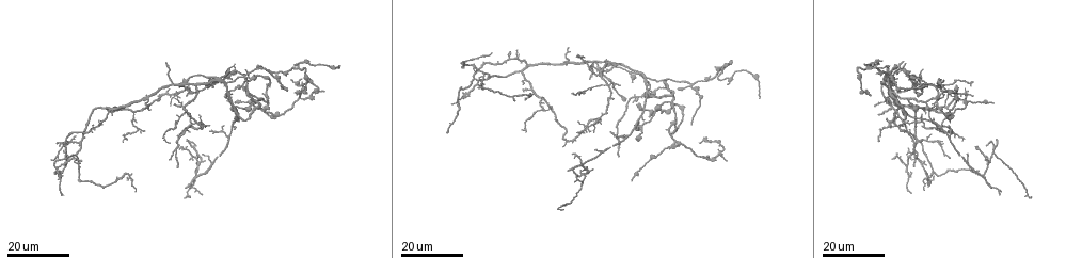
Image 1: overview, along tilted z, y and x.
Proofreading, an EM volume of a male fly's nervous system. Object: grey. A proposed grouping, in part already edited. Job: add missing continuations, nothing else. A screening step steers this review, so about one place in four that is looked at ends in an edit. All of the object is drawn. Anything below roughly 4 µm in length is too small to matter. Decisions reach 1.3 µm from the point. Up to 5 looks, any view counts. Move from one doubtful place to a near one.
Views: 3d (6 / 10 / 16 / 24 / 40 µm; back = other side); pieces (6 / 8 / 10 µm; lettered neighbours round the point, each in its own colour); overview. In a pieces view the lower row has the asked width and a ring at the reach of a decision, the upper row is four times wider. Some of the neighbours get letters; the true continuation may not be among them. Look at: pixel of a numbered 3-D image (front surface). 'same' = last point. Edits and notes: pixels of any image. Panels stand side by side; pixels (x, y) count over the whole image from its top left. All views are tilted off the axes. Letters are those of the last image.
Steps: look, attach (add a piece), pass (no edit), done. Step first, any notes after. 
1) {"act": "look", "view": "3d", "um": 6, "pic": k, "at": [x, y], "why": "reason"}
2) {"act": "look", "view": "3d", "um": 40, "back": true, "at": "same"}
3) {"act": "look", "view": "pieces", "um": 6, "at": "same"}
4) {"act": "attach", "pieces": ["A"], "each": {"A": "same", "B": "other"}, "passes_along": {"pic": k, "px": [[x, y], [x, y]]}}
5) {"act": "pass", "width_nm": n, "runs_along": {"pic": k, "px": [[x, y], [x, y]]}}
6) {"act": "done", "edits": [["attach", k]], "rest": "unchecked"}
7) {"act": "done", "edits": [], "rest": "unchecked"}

{"act": "look", "view": "3d", "um": 24, "pic": 1, "at": [187, 142], "why": "an open end"}

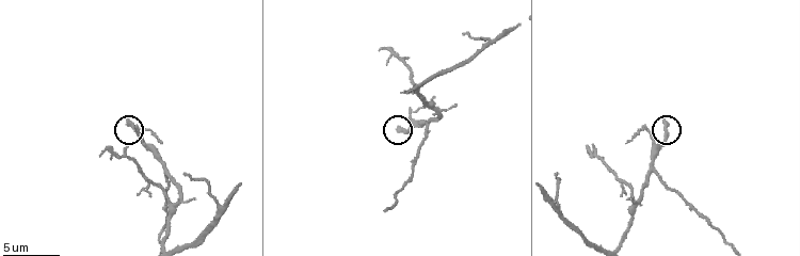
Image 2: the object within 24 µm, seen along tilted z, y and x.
{"act": "look", "view": "pieces", "um": 6, "pic": 2, "at": [397, 126], "why": "see the neighbours"}

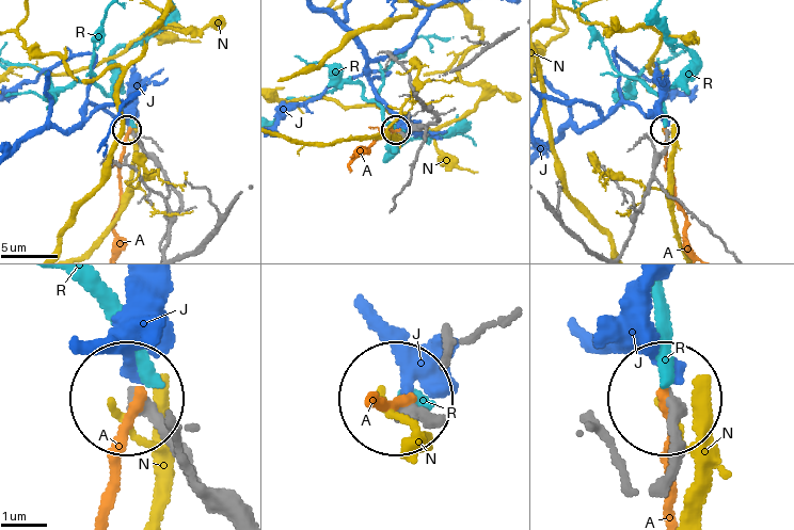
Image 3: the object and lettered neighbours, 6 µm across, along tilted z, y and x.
{"act": "pass", "each": {"A": "other", "J": "other", "N": "other", "R": "other"}, "runs_along": {"pic": 3, "px": [[667, 453], [669, 399]]}, "found": "no lettered piece goes on from it"}

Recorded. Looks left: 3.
{"act": "look", "view": "3d", "um": 16, "pic": 1, "at": [980, 169], "why": "free end"}

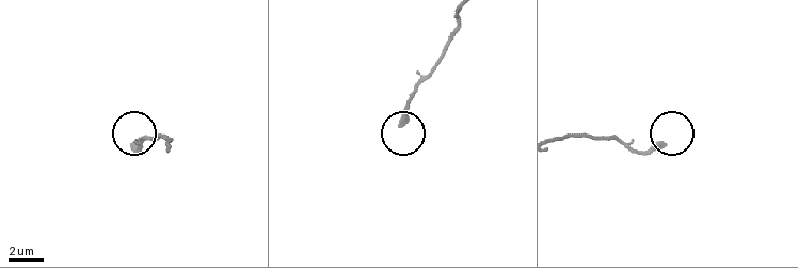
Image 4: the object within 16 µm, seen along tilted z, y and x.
{"act": "look", "view": "pieces", "um": 6, "pic": 4, "at": [663, 145]}

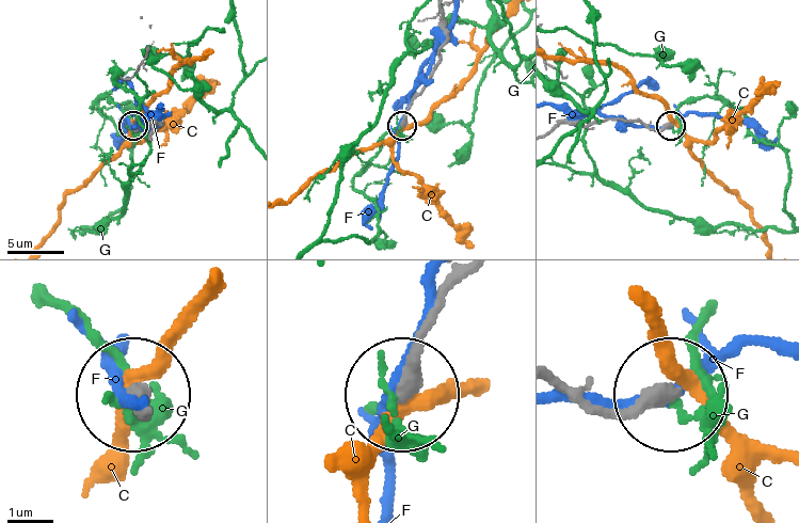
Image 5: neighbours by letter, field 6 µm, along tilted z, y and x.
{"act": "pass", "each": {"C": "other", "F": "other", "G": "other"}, "runs_along": {"pic": 5, "px": [[556, 128], [610, 120], [658, 130], [669, 126]]}, "found": "none of them fits"}

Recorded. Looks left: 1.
{"act": "done", "edits": [], "rest": "unchecked"}

